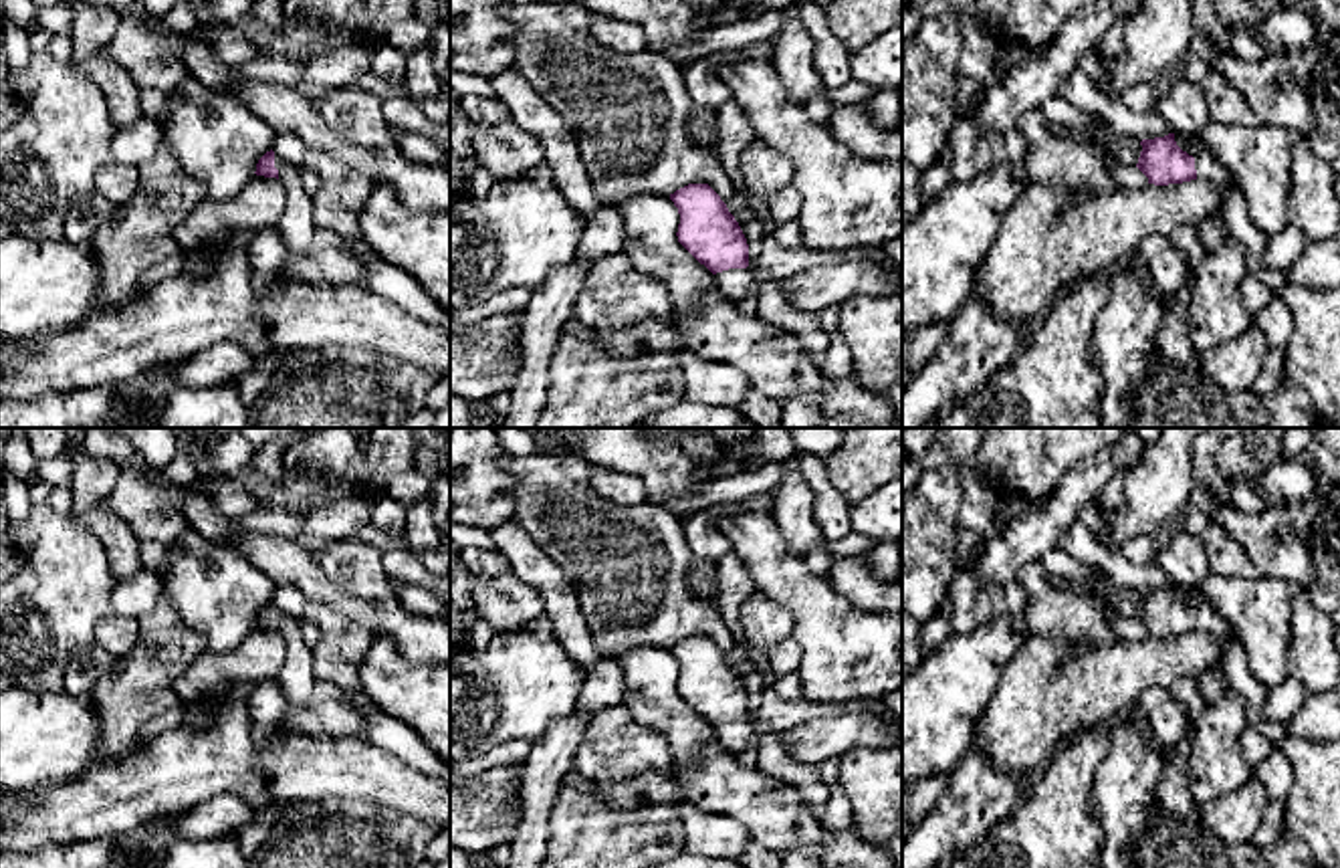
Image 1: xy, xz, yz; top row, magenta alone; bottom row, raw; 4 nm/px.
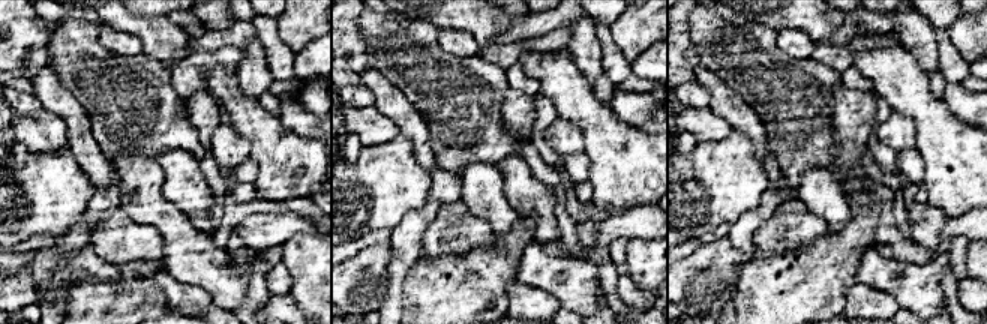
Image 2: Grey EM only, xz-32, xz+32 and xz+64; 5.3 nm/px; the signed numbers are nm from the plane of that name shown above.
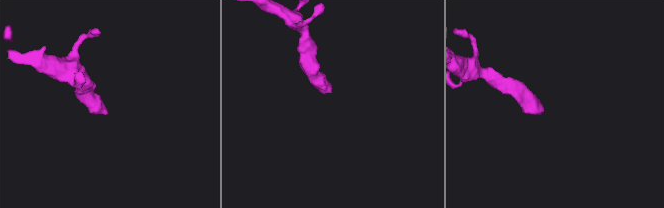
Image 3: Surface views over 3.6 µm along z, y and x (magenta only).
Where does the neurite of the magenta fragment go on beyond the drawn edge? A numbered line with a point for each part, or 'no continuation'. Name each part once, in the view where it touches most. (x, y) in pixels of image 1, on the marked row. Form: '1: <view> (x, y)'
1: xz (735, 283)

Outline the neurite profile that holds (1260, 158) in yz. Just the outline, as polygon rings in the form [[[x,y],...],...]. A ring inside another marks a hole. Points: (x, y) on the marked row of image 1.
[[[1209,121],[1197,137],[1225,166],[1231,184],[1243,188],[1251,220],[1269,236],[1283,230],[1294,147],[1306,135],[1267,123],[1227,127]]]

